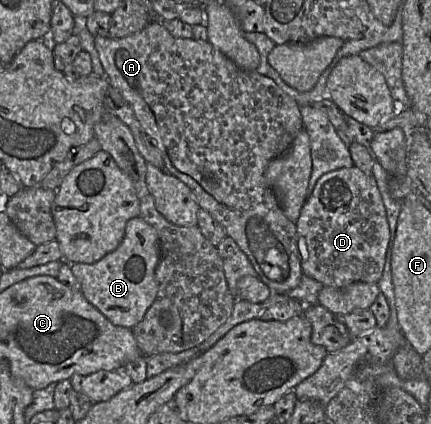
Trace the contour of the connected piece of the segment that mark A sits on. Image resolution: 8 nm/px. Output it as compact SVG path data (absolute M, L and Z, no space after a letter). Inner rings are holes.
M151 20L141 31L124 38L95 36L94 44L109 84L116 88L124 100L132 107L136 118L146 131L151 143L160 151L169 172L185 183L191 189L200 208L207 211L224 227L226 235L231 237L239 249L247 255L258 278L269 287L271 293L287 294L287 292L296 288L303 275L297 248L296 224L284 215L275 193L267 185L264 177L264 171L268 163L287 152L295 137L303 128L300 106L296 101L287 95L271 78L256 71L240 69L209 41L197 41L194 38L173 36L164 27L162 20Z

